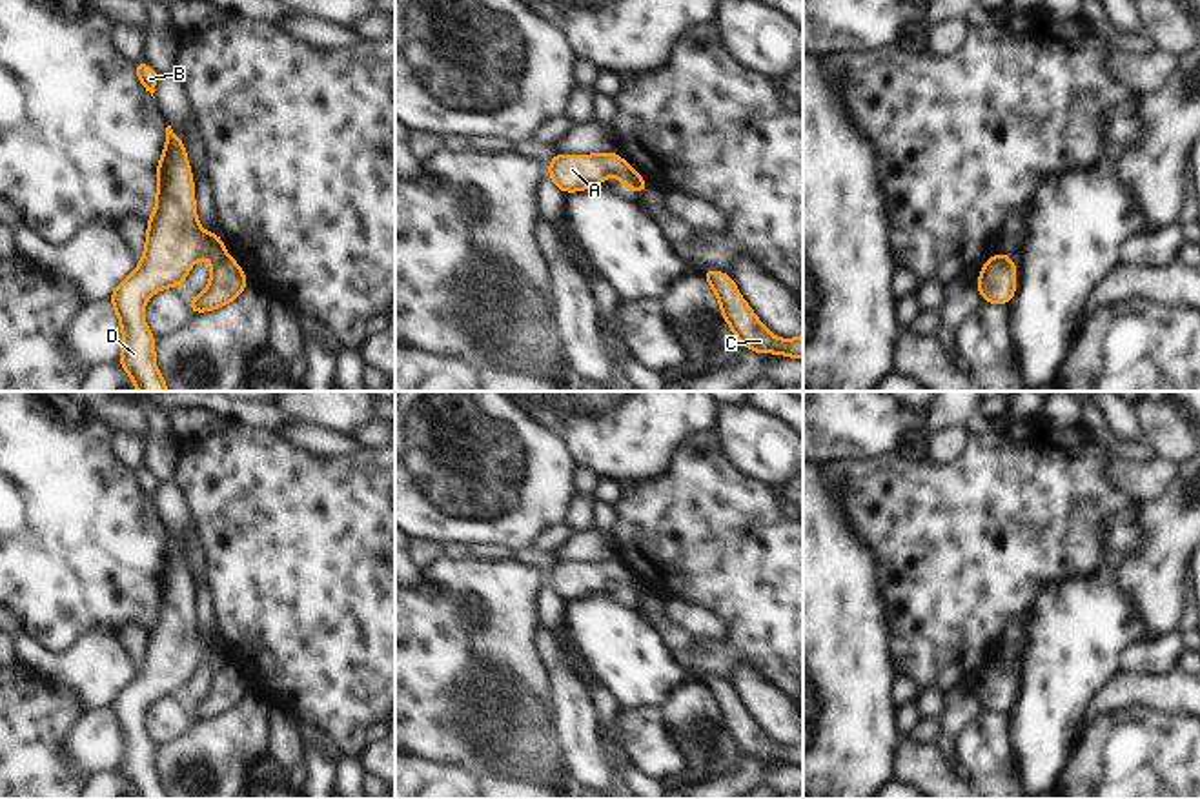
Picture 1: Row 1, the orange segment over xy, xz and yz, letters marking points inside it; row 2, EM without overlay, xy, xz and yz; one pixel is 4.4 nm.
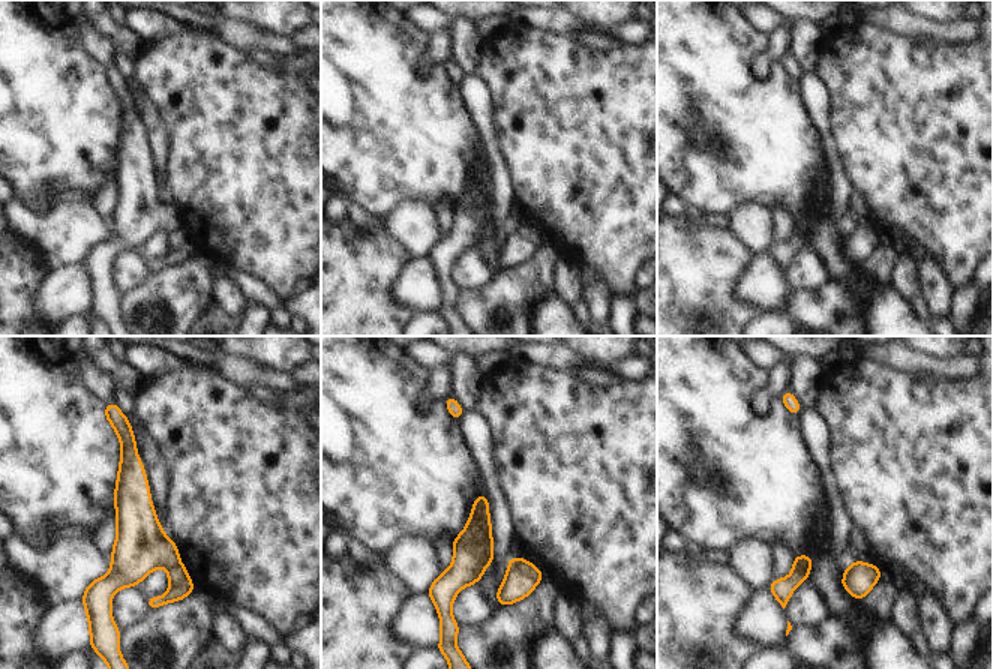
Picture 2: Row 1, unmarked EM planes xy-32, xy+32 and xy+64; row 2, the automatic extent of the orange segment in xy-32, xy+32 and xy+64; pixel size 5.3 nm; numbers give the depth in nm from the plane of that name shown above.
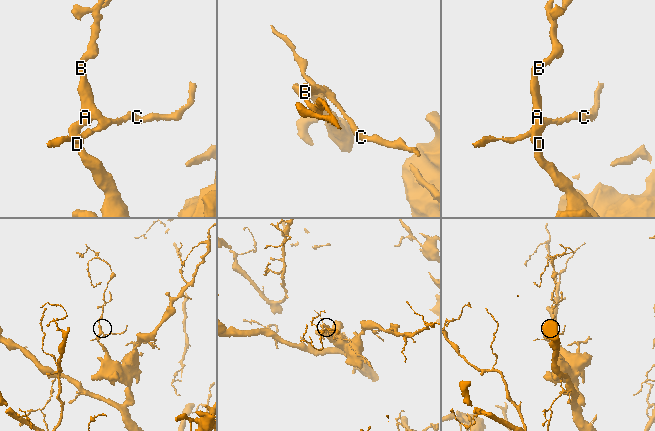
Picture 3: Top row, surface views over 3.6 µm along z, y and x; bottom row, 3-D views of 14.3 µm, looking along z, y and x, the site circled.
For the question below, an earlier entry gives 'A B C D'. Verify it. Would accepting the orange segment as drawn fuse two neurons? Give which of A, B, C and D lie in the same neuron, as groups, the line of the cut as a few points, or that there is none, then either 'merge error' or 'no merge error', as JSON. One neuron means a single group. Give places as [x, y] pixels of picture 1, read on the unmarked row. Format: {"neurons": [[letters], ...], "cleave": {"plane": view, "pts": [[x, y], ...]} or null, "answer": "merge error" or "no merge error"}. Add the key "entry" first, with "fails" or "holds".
{"entry": "fails", "neurons": [["A", "B", "D"], ["C"]], "cleave": {"plane": "xz", "pts": [[634, 579], [625, 592]]}, "answer": "merge error"}

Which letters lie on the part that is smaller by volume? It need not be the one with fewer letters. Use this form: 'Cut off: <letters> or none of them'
Cut off: C

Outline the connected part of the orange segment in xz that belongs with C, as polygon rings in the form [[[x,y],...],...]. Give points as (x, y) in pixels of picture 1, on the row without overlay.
[[[703,677],[701,683],[717,703],[727,732],[747,757],[803,766],[803,743],[790,748],[774,744],[741,706],[730,683],[714,677]]]

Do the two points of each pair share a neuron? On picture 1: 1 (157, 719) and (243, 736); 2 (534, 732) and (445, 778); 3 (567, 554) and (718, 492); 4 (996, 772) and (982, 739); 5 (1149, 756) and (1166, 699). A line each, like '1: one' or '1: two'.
1: two
2: two
3: two
4: one
5: two

